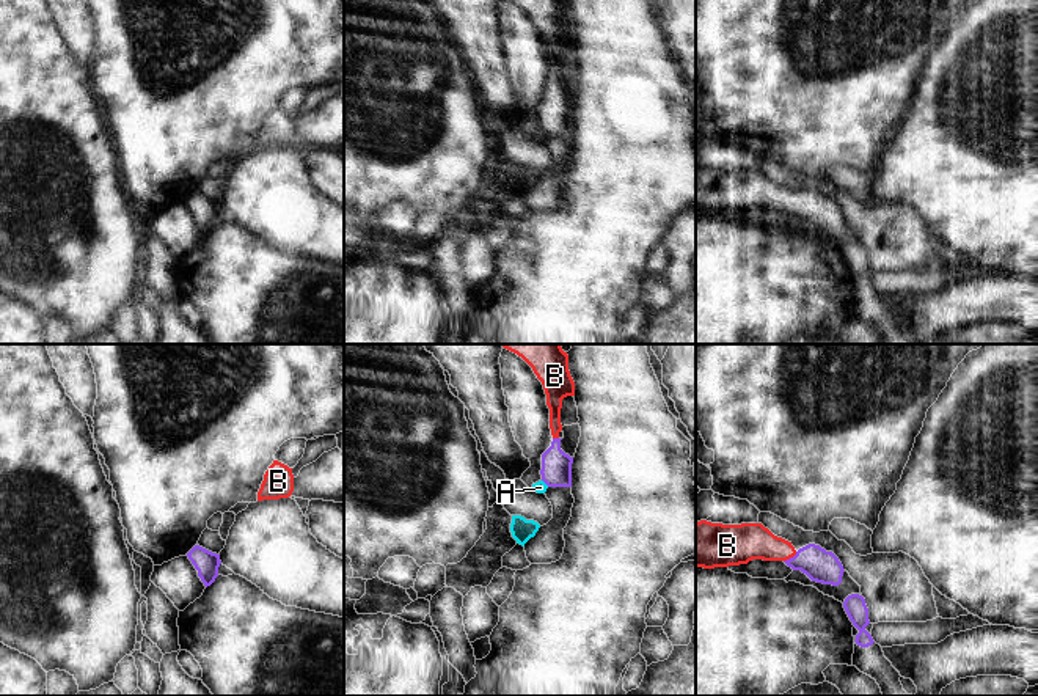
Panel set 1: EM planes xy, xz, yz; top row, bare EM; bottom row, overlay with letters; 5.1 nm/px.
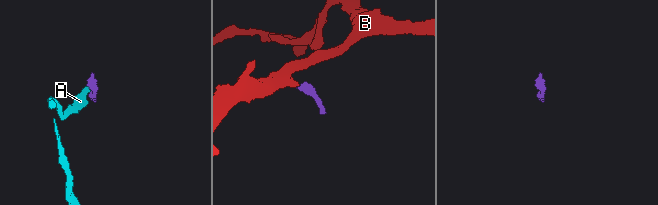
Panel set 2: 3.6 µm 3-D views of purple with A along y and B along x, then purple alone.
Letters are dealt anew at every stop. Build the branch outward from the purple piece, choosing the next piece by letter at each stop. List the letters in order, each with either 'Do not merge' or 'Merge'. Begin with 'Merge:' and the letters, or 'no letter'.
Merge: B
A: Do not merge
B: Merge.

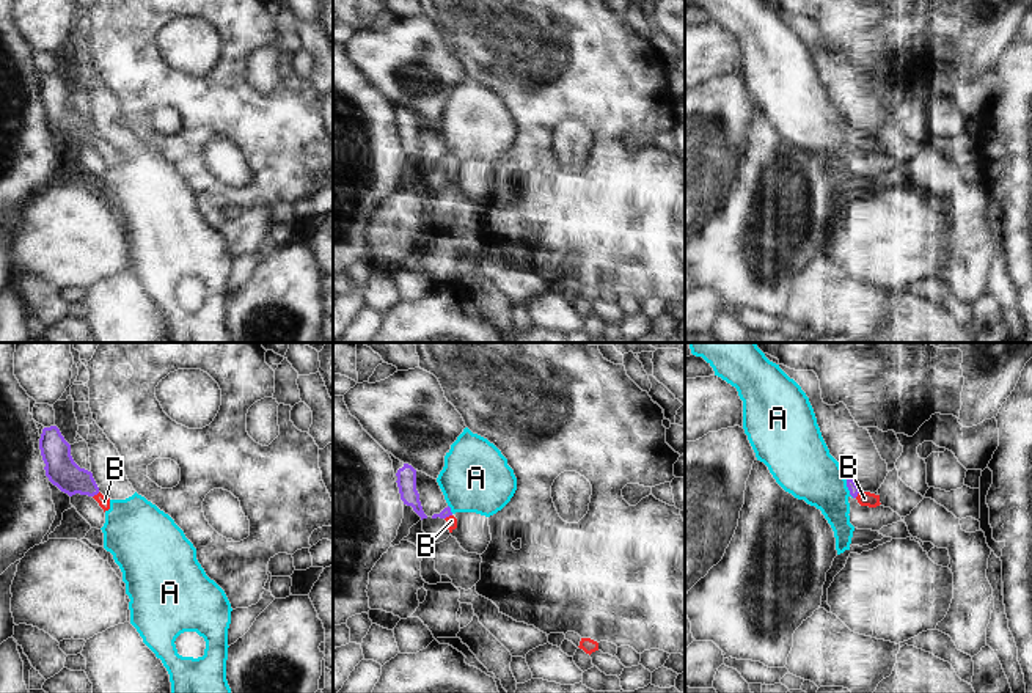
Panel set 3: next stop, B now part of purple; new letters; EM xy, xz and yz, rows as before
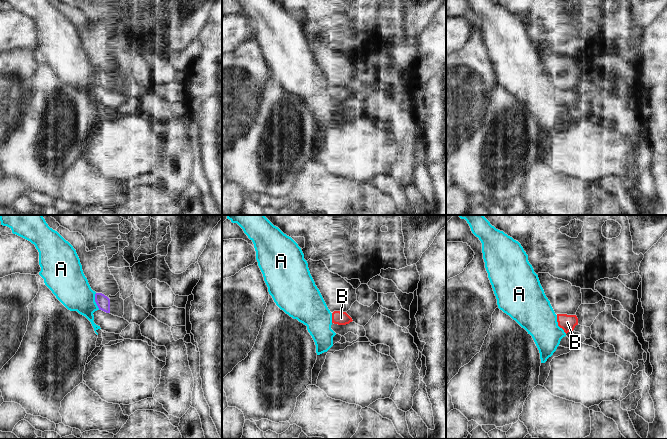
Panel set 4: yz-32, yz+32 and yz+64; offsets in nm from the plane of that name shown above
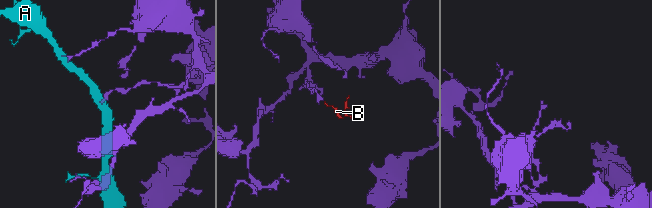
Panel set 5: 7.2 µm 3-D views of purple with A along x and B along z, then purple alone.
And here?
Merge: B
A: Do not merge
B: Merge.

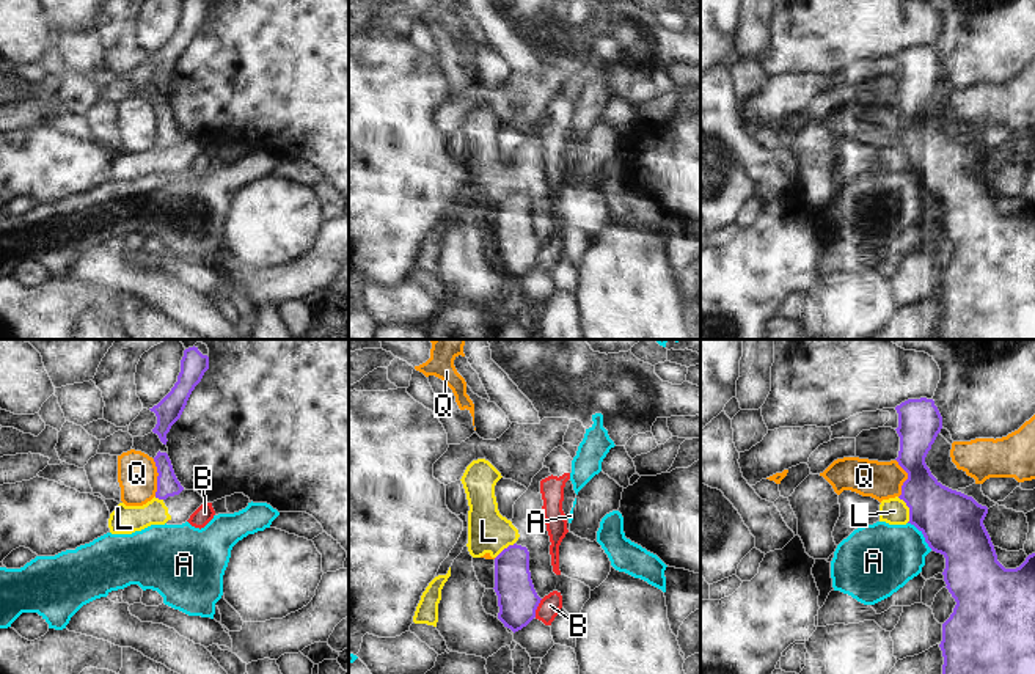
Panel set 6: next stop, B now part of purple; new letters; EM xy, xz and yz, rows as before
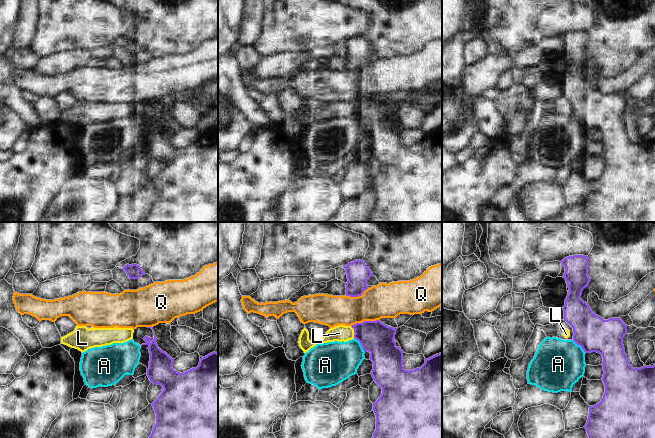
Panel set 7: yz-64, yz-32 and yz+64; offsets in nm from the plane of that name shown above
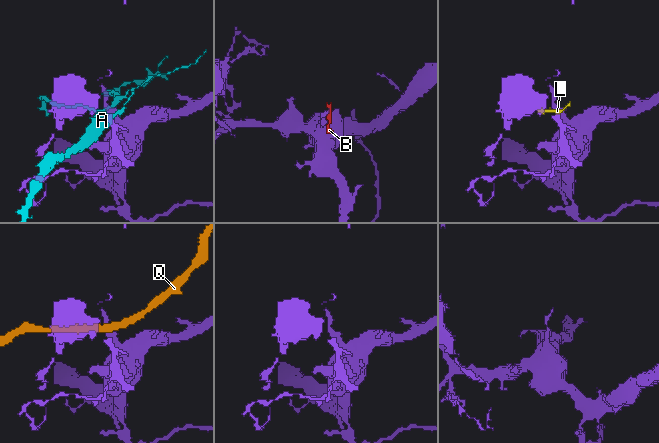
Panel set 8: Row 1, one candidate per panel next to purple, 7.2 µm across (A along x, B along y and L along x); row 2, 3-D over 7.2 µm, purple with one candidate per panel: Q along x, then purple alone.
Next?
Merge: no letter
A: Do not merge
B: Do not merge
L: Do not merge
Q: Do not merge.

